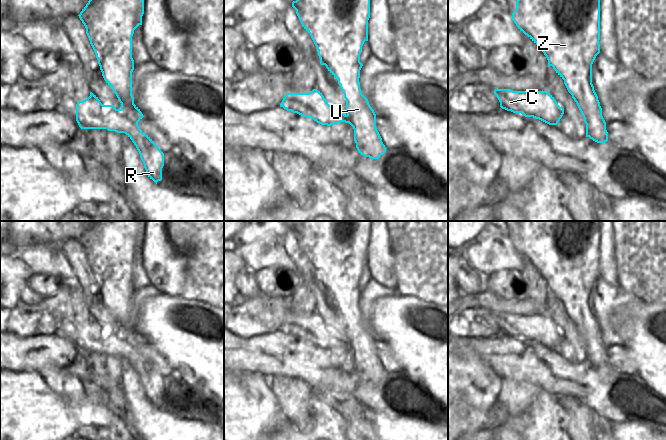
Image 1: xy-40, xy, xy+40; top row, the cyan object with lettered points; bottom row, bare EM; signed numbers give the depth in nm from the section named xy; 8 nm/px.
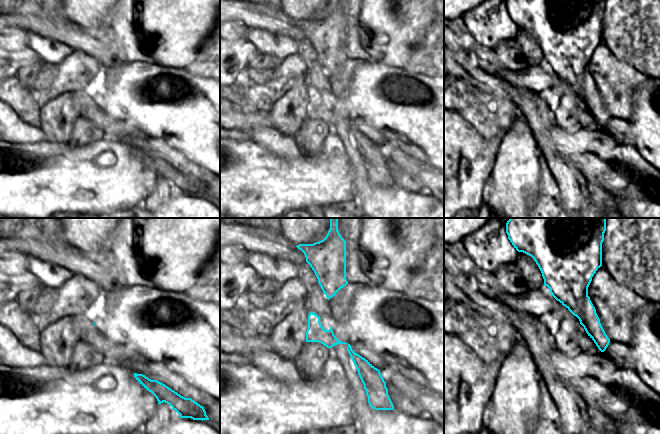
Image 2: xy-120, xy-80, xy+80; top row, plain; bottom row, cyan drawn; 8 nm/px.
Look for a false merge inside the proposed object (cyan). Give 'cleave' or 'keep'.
cleave

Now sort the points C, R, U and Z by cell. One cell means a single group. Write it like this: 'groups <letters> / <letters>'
groups C R U / Z

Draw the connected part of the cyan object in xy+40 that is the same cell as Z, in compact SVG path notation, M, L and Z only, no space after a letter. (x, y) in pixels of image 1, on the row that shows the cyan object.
M517 0L512 20L544 53L548 66L564 80L571 95L584 96L587 85L592 83L592 64L600 53L600 0Z

